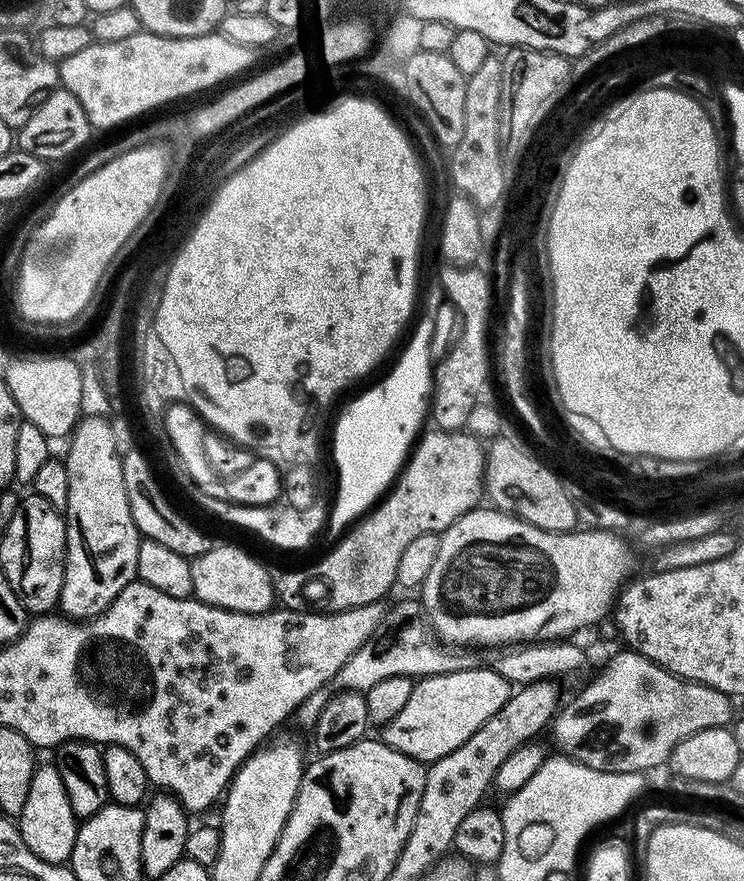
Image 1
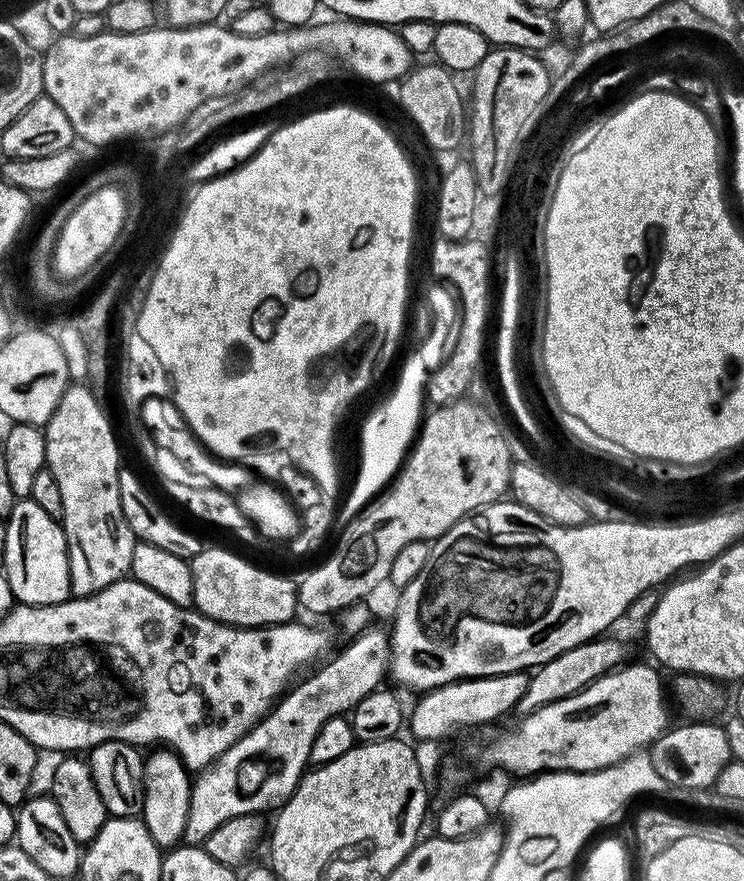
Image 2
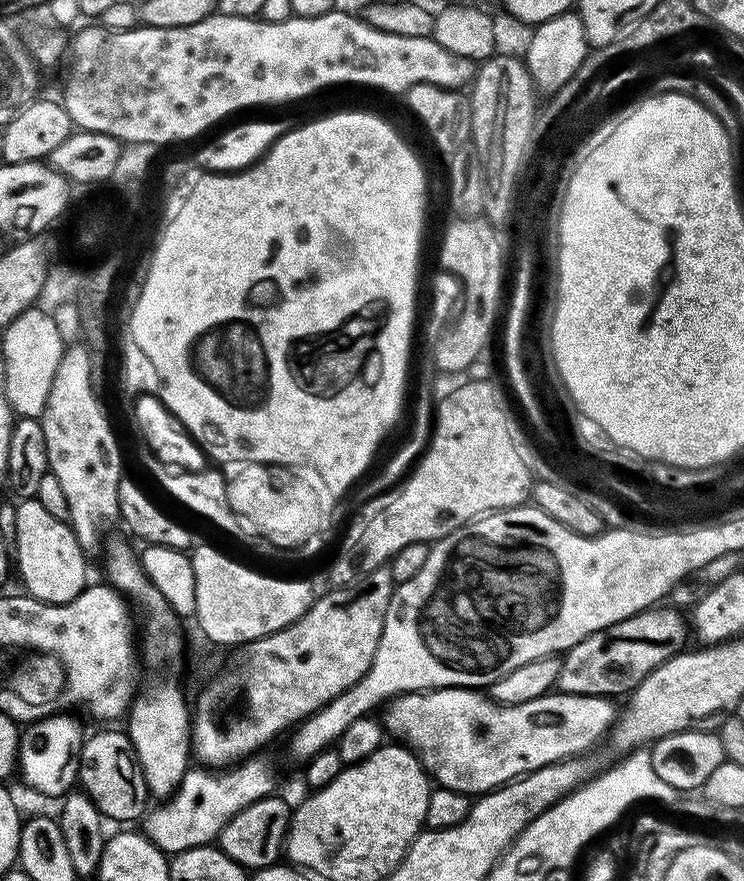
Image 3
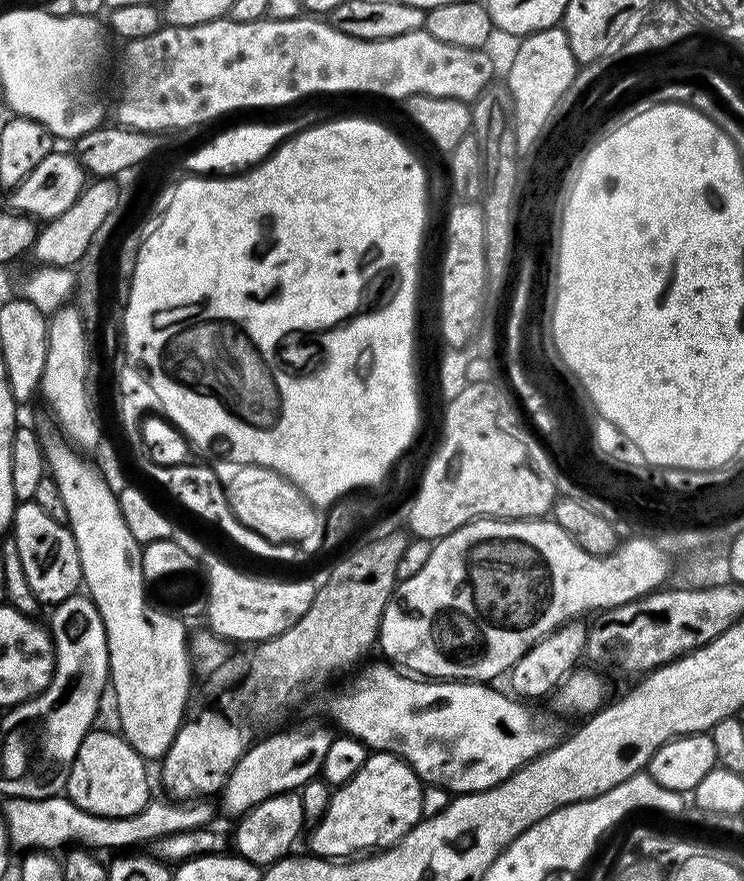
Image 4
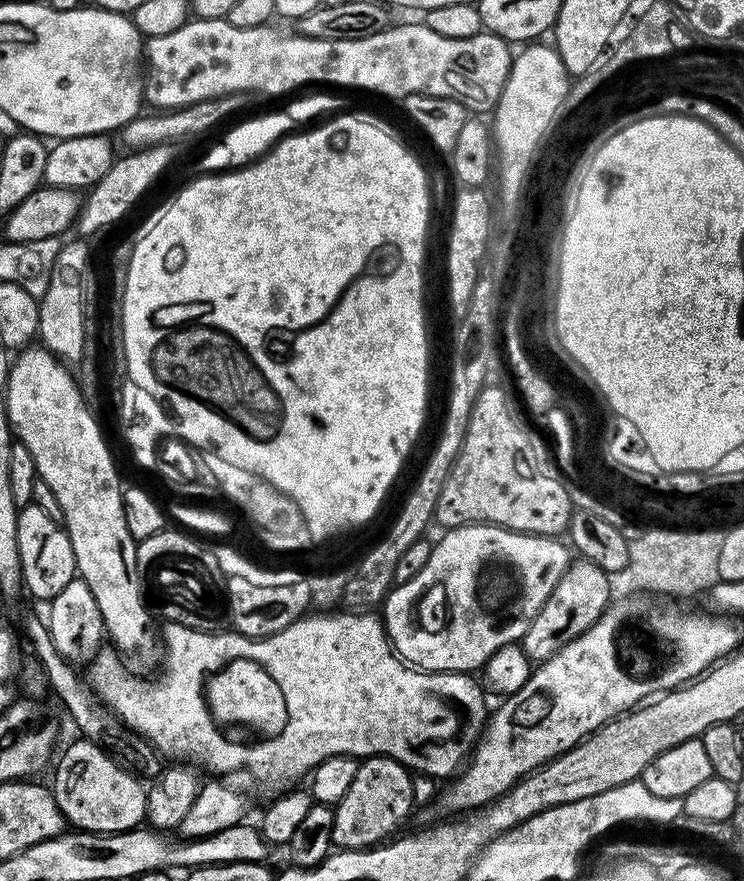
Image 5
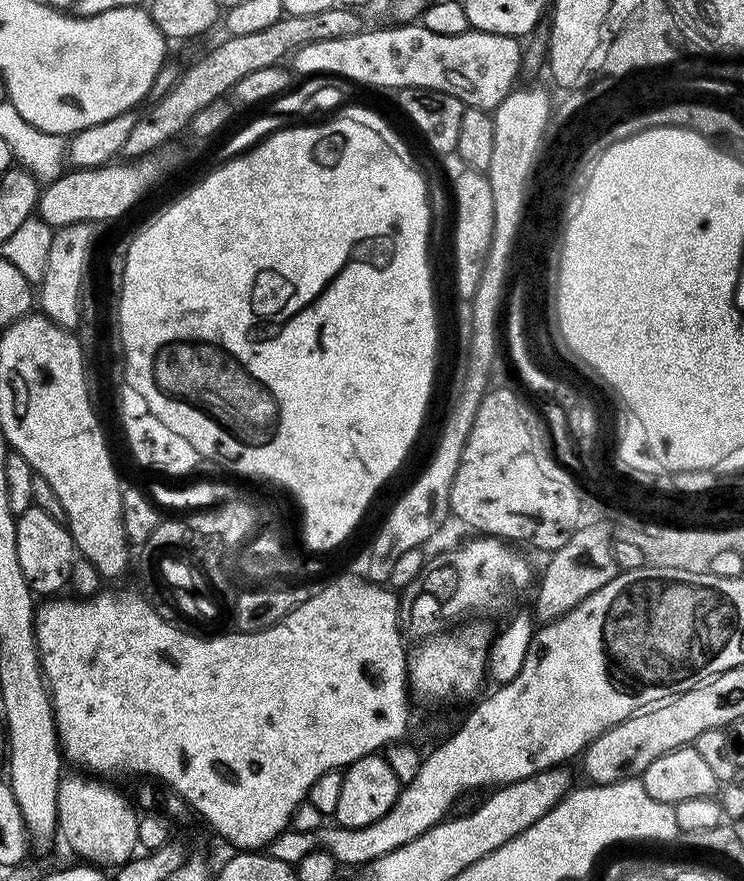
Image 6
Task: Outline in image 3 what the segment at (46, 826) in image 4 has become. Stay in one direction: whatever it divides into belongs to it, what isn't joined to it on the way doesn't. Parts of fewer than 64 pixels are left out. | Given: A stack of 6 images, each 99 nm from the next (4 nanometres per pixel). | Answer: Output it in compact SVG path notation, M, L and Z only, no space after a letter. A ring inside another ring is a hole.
M249 758L227 770L193 767L185 774L180 787L143 817L144 835L154 847L165 854L211 845L219 837L221 830L228 825L230 818L234 818L234 814L277 791L276 776L272 773L271 766L260 759Z

